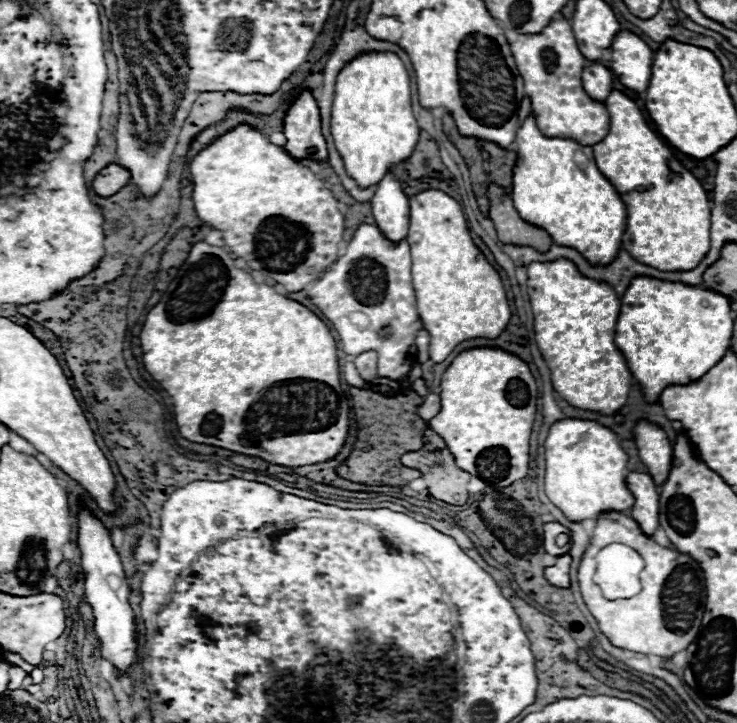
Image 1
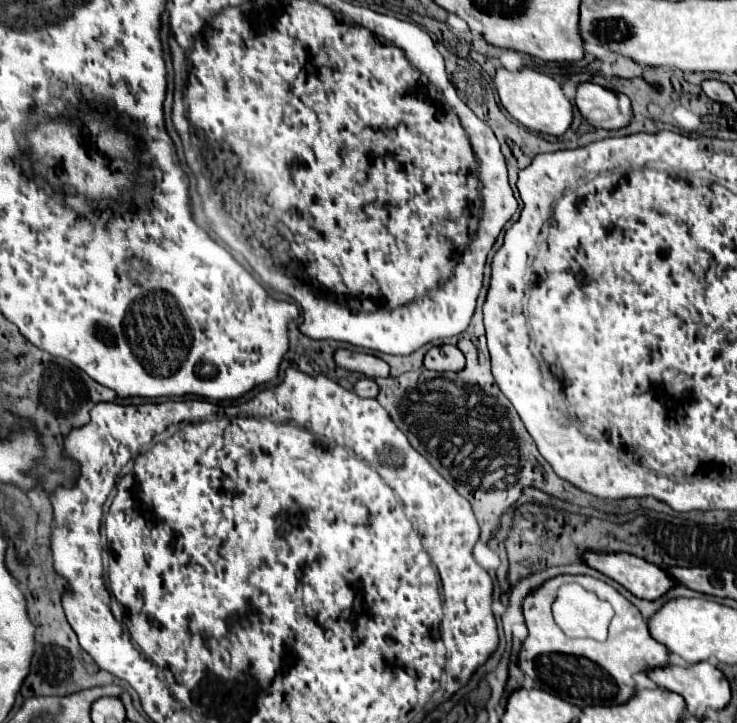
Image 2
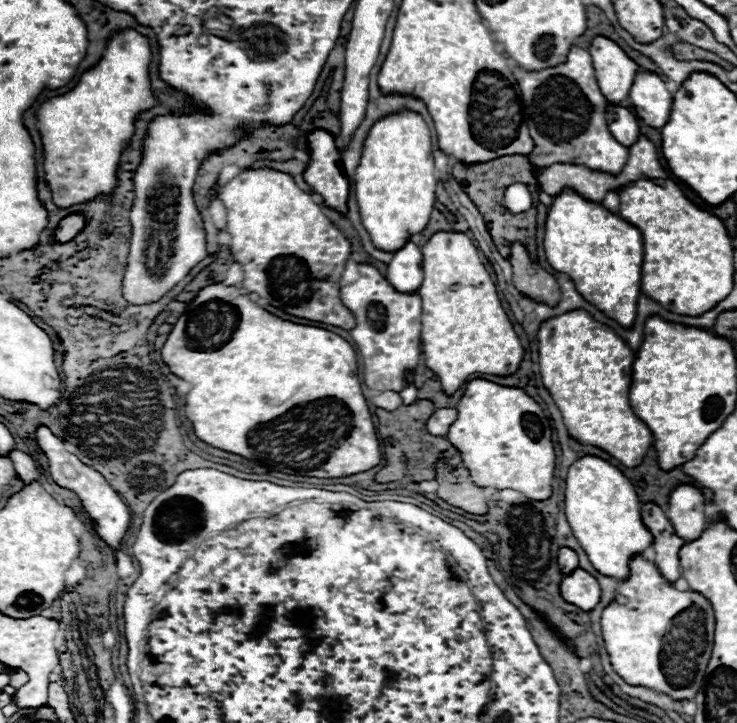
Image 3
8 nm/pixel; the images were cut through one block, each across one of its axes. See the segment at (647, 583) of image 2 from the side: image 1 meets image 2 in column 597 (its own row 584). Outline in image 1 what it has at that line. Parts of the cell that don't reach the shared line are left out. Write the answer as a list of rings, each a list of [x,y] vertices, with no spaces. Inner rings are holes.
[[[562,554],[560,558],[556,558],[556,564],[554,566],[548,566],[544,570],[544,576],[546,580],[552,584],[552,586],[558,586],[558,588],[568,588],[570,586],[570,562],[572,558],[568,554]]]

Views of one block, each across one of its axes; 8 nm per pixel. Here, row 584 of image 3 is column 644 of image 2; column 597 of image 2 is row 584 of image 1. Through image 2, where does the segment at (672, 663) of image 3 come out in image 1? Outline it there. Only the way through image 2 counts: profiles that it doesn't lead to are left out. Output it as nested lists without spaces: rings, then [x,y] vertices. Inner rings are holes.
[[[608,510],[598,516],[588,550],[584,552],[584,558],[578,566],[578,584],[582,598],[590,614],[596,618],[600,630],[618,648],[670,658],[676,652],[684,650],[700,632],[700,622],[706,606],[706,586],[700,564],[692,556],[678,552],[676,548],[672,550],[656,544],[630,516],[622,512]],[[612,542],[628,544],[646,562],[646,568],[640,572],[642,592],[634,598],[604,600],[600,588],[592,582],[596,552]]]

